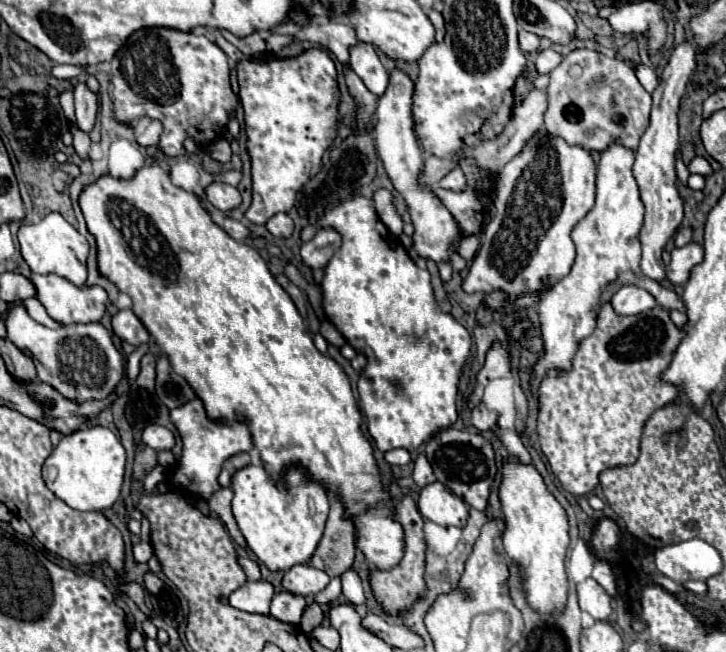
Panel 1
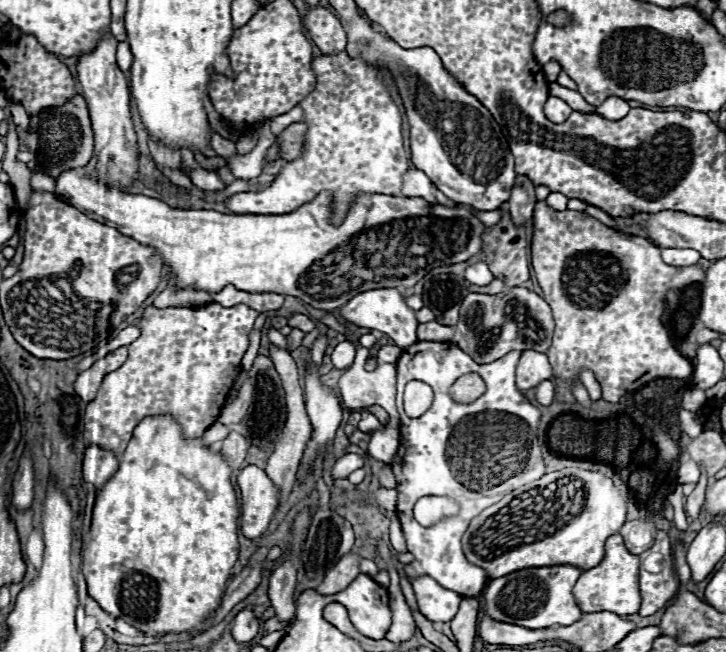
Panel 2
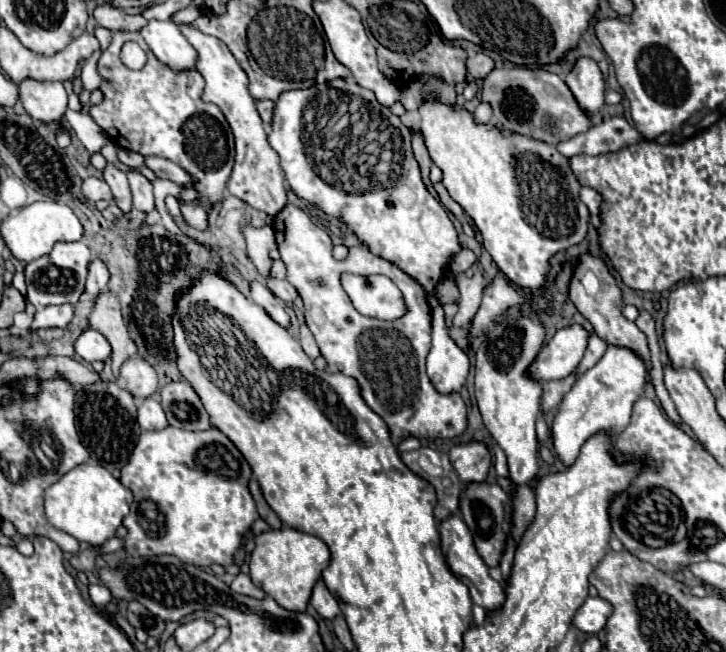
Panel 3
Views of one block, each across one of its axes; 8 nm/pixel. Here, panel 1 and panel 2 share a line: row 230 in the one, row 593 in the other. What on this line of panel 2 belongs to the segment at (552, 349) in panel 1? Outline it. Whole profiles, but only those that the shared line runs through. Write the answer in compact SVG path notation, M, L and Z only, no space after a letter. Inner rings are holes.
M614 534L606 540L606 554L602 562L592 568L582 572L578 578L572 594L576 598L578 608L586 612L614 612L618 616L628 616L636 614L640 608L640 592L638 592L638 566L640 560L636 554L630 554L622 542L622 536Z

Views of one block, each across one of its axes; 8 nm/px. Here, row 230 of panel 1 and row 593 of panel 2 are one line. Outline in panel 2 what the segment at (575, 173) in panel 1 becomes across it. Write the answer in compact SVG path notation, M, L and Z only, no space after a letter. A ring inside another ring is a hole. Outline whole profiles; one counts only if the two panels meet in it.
M544 566L544 568L516 570L508 576L490 580L482 592L484 614L490 616L492 620L518 624L532 630L570 626L582 618L582 612L572 596L572 588L580 574L582 572L574 566Z

